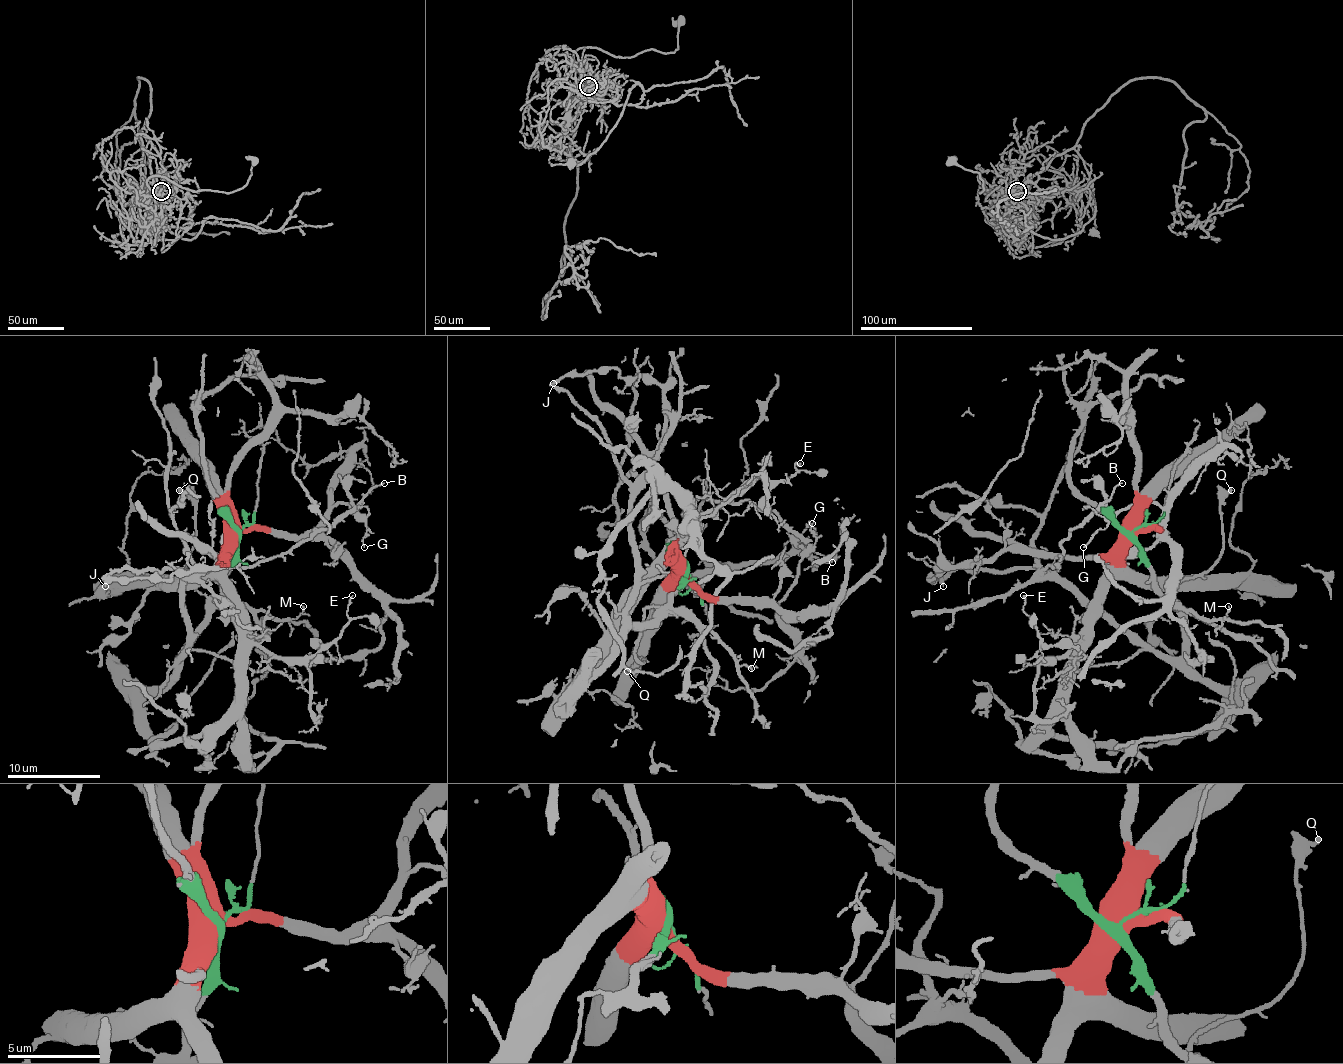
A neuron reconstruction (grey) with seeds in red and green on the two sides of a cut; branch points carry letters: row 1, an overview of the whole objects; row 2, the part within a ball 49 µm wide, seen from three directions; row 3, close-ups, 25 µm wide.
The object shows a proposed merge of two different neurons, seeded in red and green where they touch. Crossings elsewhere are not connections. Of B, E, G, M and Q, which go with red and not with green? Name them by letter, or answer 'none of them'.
E, G

